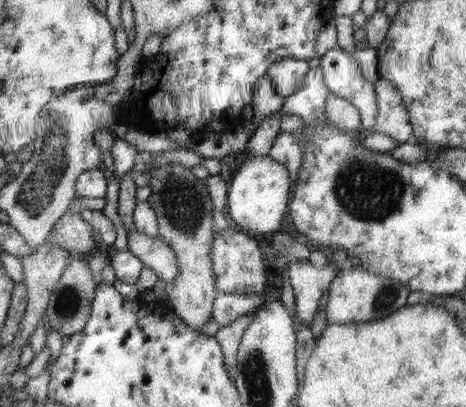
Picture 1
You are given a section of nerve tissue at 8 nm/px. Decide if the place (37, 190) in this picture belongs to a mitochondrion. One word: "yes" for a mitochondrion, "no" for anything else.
yes

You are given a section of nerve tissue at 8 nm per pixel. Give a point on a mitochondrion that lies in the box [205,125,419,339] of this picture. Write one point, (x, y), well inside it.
(369, 192)

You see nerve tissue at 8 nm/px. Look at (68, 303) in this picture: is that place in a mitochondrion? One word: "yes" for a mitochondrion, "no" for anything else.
yes

